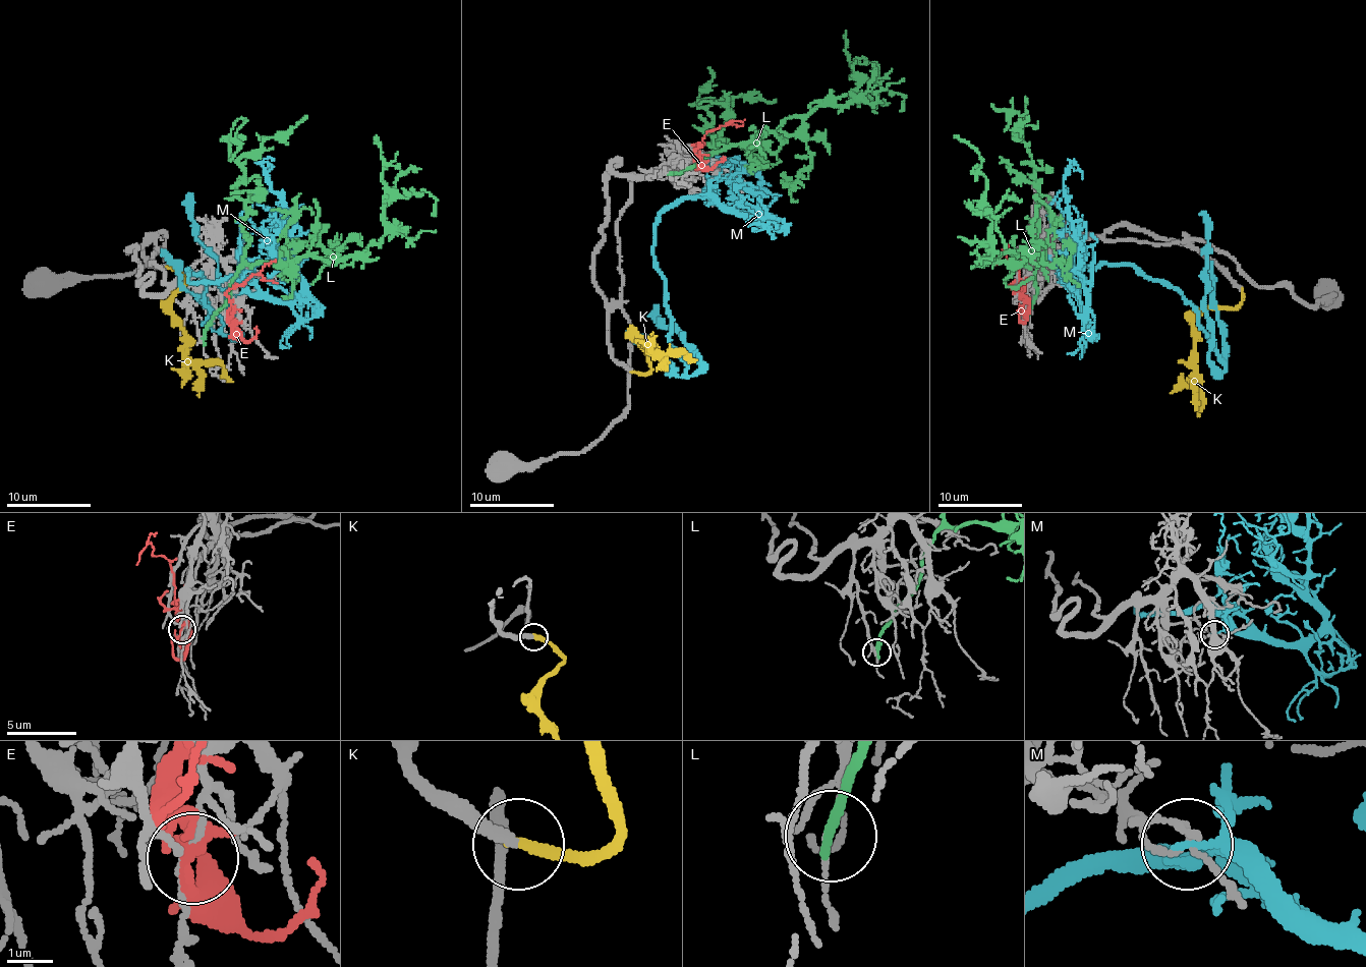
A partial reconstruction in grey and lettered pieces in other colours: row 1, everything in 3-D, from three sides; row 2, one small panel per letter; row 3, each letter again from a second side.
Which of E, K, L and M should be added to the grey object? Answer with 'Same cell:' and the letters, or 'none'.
Same cell: K

